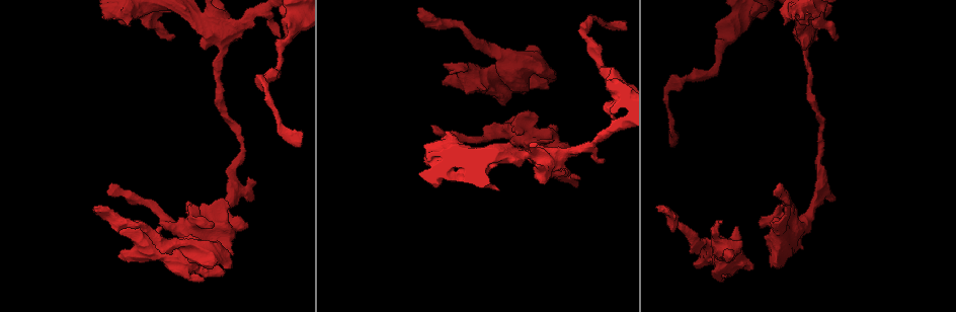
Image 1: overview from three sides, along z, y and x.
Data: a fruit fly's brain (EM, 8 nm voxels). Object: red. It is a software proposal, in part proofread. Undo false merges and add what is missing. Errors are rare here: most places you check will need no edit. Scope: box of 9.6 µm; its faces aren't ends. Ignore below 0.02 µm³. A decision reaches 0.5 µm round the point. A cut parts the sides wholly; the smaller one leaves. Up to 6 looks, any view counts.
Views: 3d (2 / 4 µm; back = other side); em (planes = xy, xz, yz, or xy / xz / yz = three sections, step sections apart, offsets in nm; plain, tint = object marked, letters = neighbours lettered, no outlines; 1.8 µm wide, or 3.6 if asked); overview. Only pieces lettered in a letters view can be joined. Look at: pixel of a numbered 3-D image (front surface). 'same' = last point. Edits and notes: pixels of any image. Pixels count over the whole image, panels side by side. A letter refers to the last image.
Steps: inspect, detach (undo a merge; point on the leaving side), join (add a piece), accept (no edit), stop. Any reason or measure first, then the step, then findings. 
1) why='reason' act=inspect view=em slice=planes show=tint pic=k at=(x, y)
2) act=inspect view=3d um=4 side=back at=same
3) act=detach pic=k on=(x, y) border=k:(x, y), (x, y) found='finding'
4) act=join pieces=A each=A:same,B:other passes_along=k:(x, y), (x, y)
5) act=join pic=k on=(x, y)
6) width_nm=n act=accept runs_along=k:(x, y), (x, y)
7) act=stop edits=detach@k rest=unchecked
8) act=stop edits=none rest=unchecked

act=inspect view=em slice=yz step=4 show=letters pic=1 at=(284, 13)

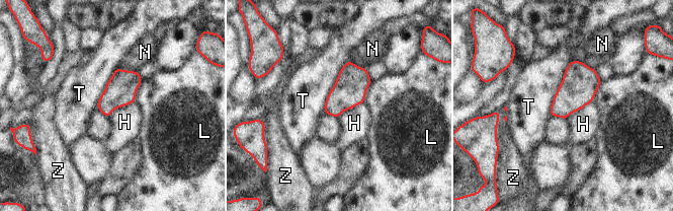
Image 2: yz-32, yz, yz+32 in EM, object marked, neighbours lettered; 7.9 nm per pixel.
longest_contact=T:480nm act=accept each=H:other,L:other,N:other,T:other,Z:other found='one neuron here'

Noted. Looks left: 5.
why='an open end' act=inspect view=em slice=planes show=letters pic=1 at=(751, 269)

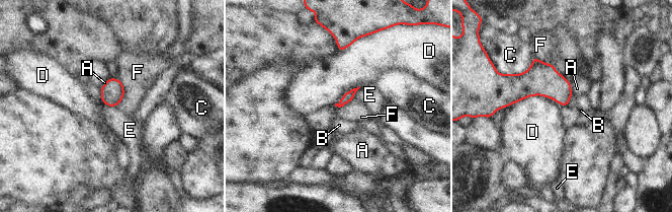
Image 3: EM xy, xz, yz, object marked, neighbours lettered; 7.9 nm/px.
longest_contact=D:440nm act=accept each=A:other,B:other,C:other,D:other,E:other,F:other found='none of them fits'

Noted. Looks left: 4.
why='free end' act=inspect view=em um=3.6 slice=xy step=16 show=tint pic=1 at=(722, 223)

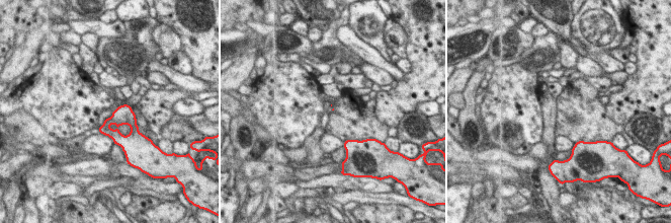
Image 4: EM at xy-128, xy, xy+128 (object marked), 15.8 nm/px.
why='another direction' act=inspect view=em um=3.6 slice=planes show=letters at=same

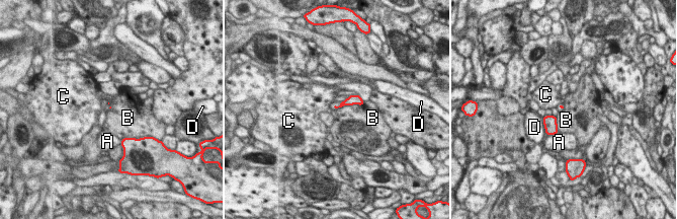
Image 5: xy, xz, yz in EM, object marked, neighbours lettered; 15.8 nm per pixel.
act=accept each=A:other,B:other,C:other,D:other border=5:(363, 103), (344, 104), (337, 108) found='no lettered piece goes on from it'

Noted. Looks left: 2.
act=stop edits=none rest=unchecked

